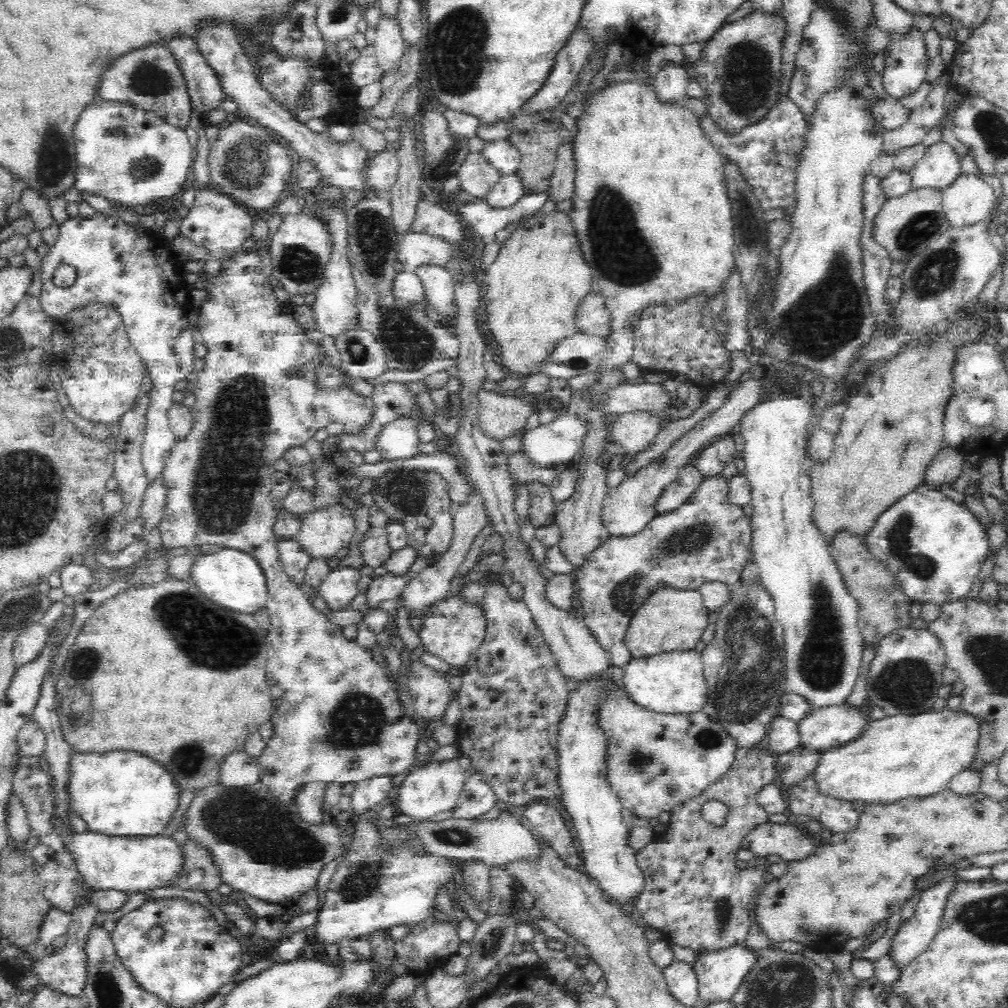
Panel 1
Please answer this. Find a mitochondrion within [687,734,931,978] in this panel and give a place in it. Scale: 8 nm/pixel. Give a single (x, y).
(722, 911)

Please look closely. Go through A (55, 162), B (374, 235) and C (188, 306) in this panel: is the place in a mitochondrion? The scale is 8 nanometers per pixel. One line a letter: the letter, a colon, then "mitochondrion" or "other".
A: mitochondrion
B: mitochondrion
C: other

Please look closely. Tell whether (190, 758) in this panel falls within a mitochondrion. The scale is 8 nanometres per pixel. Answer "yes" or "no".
yes

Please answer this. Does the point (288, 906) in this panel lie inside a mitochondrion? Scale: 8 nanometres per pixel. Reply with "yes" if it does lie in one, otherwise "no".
no

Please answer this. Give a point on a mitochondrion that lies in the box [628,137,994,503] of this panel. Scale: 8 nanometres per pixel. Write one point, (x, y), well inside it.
(827, 319)

